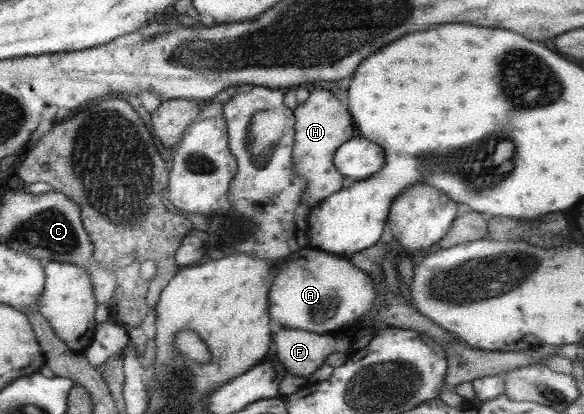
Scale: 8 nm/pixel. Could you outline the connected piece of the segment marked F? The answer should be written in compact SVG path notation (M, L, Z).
M281 327L274 334L277 362L287 373L308 381L308 377L324 365L324 359L331 353L350 355L352 334L318 334L302 329Z

